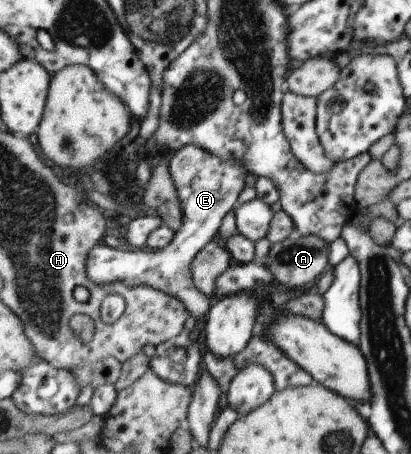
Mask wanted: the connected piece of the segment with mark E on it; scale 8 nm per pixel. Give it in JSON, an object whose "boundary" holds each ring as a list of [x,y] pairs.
{"boundary":[[[190,144],[178,150],[171,158],[170,174],[176,184],[178,196],[181,198],[184,222],[184,226],[178,230],[172,244],[152,252],[141,251],[141,249],[130,250],[124,247],[114,248],[102,242],[96,244],[86,260],[88,278],[99,286],[124,282],[130,288],[152,286],[156,290],[168,292],[186,303],[186,308],[197,318],[199,327],[202,329],[210,308],[209,298],[202,292],[198,292],[194,284],[192,262],[196,258],[196,252],[214,238],[224,214],[228,210],[233,210],[236,196],[244,188],[246,168],[238,158],[220,160],[204,152],[203,148]]]}

